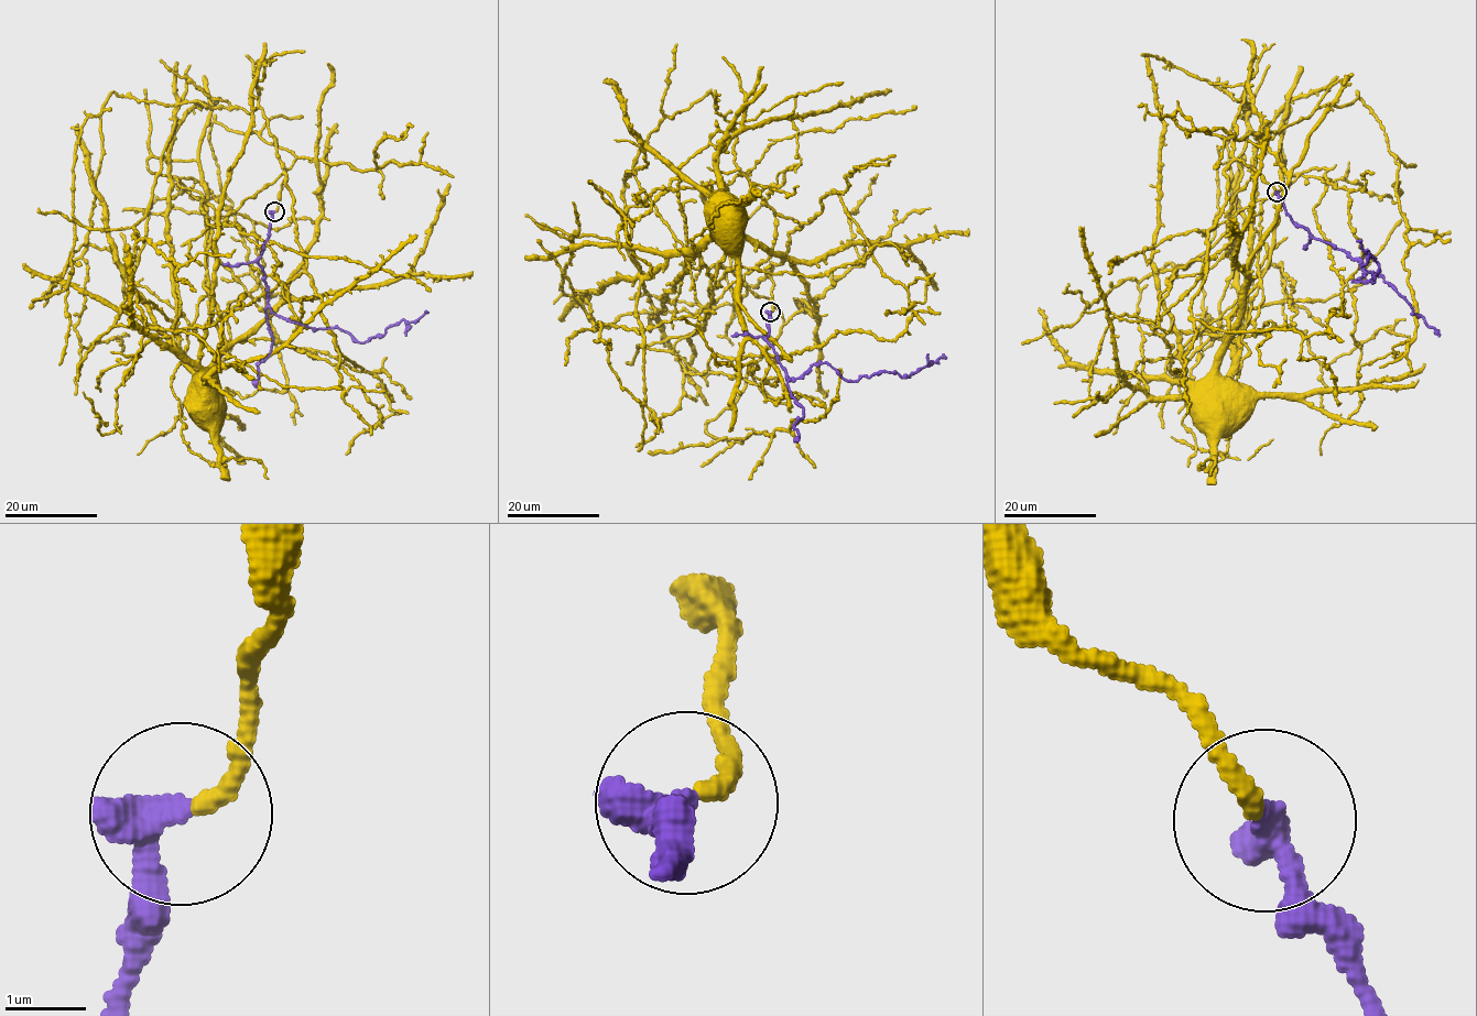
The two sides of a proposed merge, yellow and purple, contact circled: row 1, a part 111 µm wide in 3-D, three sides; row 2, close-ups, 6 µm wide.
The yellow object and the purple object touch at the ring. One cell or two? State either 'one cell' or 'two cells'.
one cell

